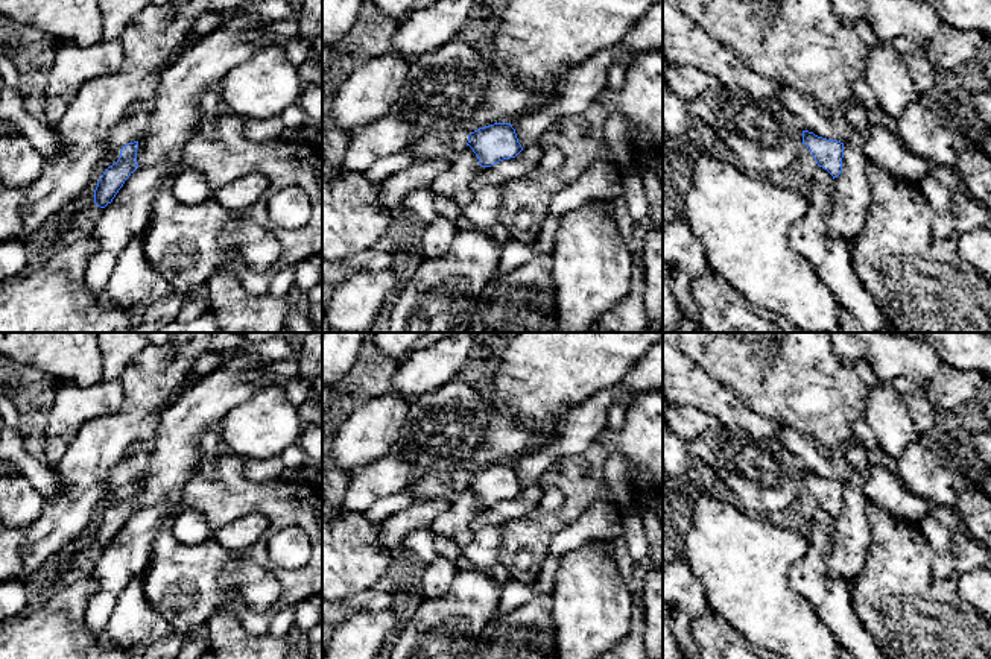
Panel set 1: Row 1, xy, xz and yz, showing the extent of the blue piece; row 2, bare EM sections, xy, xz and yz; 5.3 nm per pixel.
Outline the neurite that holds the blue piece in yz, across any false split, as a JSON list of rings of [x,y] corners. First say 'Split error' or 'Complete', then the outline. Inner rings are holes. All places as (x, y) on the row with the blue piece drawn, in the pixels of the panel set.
Complete. [[[803,131],[803,144],[812,152],[816,164],[825,169],[833,179],[842,173],[844,143]]]

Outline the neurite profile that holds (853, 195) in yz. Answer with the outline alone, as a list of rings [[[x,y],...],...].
[[[850,128],[844,141],[842,173],[834,178],[834,208],[828,219],[830,235],[844,240],[848,249],[863,231],[869,216],[871,188],[862,143],[863,138]]]

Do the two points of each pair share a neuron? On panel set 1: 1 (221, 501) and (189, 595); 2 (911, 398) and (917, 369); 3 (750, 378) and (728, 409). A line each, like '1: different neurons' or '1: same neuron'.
1: same neuron
2: different neurons
3: different neurons

